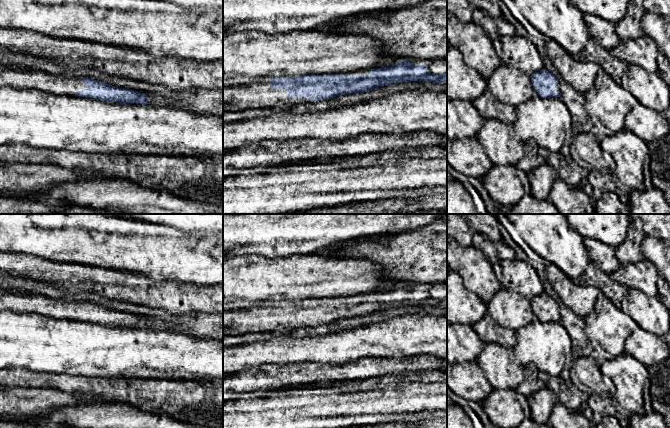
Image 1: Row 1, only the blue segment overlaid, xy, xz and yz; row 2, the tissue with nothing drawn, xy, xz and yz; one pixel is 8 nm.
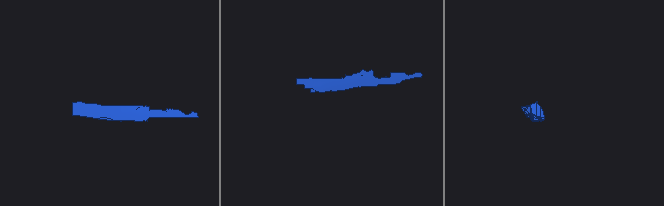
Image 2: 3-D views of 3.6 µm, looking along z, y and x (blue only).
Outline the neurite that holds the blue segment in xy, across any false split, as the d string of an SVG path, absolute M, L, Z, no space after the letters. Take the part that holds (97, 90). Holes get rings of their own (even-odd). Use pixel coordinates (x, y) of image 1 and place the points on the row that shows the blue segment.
M0 66L0 86L37 89L59 95L65 94L122 104L148 104L146 94L132 89L118 88L93 78L66 78L61 73L50 74L13 66Z

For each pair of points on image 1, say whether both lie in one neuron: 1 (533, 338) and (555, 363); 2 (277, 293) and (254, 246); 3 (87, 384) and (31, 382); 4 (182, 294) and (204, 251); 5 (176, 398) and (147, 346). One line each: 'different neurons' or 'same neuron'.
1: same neuron
2: different neurons
3: same neuron
4: different neurons
5: different neurons

